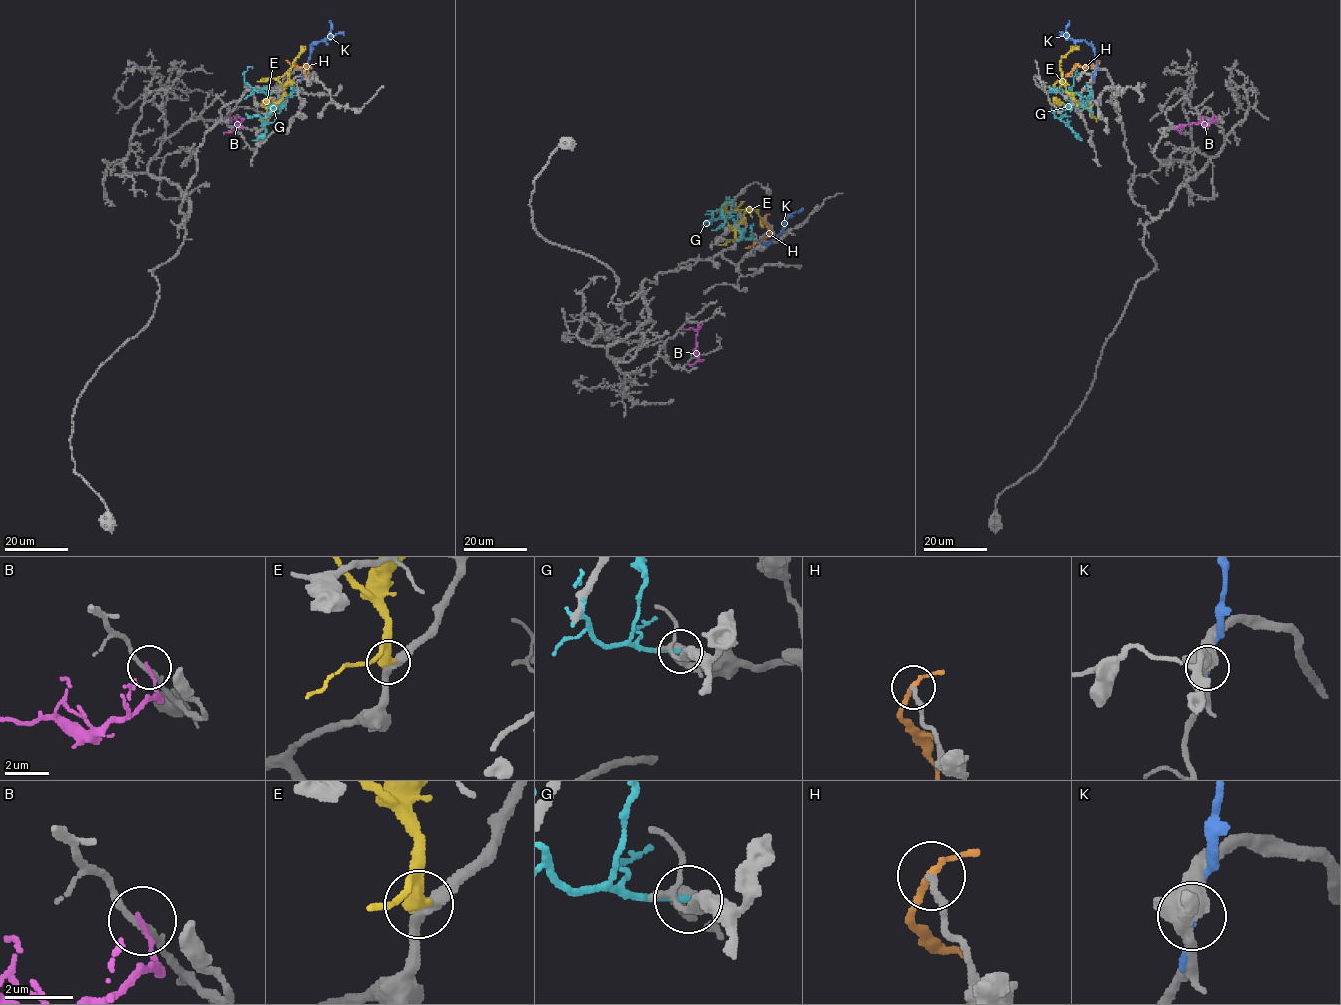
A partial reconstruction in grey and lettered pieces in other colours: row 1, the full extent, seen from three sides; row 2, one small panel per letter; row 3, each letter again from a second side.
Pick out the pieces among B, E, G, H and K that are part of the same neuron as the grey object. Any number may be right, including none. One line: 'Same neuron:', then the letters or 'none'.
Same neuron: none

